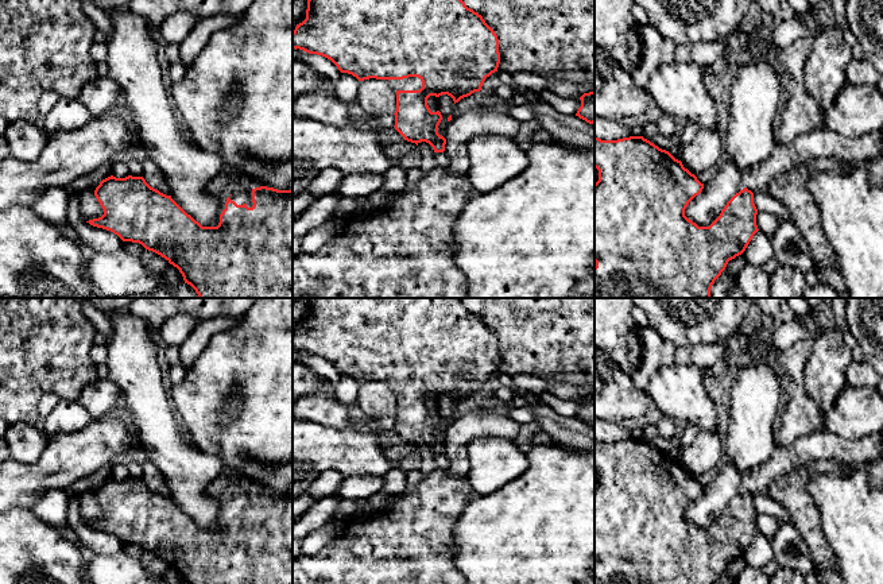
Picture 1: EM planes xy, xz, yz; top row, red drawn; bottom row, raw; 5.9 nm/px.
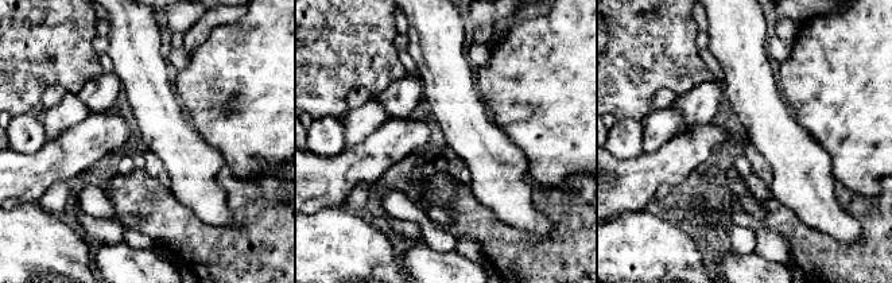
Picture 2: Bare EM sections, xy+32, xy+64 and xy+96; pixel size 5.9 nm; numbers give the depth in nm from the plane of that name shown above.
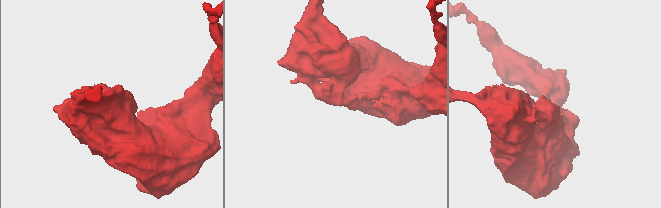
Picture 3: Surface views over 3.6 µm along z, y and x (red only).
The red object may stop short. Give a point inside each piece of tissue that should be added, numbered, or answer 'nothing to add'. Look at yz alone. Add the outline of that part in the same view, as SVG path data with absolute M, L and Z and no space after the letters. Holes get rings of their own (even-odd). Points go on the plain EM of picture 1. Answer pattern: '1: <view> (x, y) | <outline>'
nothing to add

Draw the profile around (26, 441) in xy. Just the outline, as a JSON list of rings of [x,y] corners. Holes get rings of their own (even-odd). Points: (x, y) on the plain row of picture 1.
[[[18,422],[9,425],[4,440],[8,444],[9,457],[26,464],[38,460],[47,445],[39,424]]]

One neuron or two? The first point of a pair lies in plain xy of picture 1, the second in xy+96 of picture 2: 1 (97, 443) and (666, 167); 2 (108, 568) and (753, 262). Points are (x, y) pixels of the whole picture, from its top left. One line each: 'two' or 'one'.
1: one
2: one

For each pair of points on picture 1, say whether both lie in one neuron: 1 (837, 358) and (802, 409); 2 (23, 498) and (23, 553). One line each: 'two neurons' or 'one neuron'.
1: two neurons
2: two neurons

